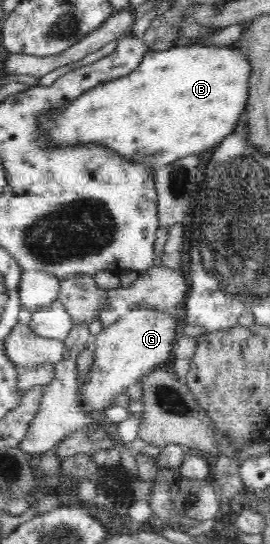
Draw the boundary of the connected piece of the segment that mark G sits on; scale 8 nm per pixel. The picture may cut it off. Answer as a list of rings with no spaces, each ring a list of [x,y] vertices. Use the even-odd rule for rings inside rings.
[[[139,304],[138,307],[132,307],[128,312],[126,312],[122,317],[119,317],[118,321],[112,324],[111,326],[108,326],[107,328],[102,329],[102,331],[97,335],[96,341],[95,341],[95,355],[96,358],[93,361],[92,369],[87,373],[86,379],[79,384],[79,390],[78,390],[78,408],[80,408],[80,412],[82,414],[92,414],[93,412],[98,412],[100,414],[105,414],[107,409],[110,407],[113,407],[113,401],[114,397],[118,395],[119,393],[123,393],[130,387],[130,385],[134,385],[134,383],[138,383],[138,379],[142,379],[142,376],[148,375],[156,367],[157,365],[160,365],[160,363],[164,363],[170,357],[170,353],[172,353],[176,337],[174,337],[174,333],[176,333],[176,327],[180,327],[180,323],[178,323],[178,319],[174,317],[174,313],[154,313],[154,311],[148,311],[148,308],[154,308],[149,307],[149,304]]]

